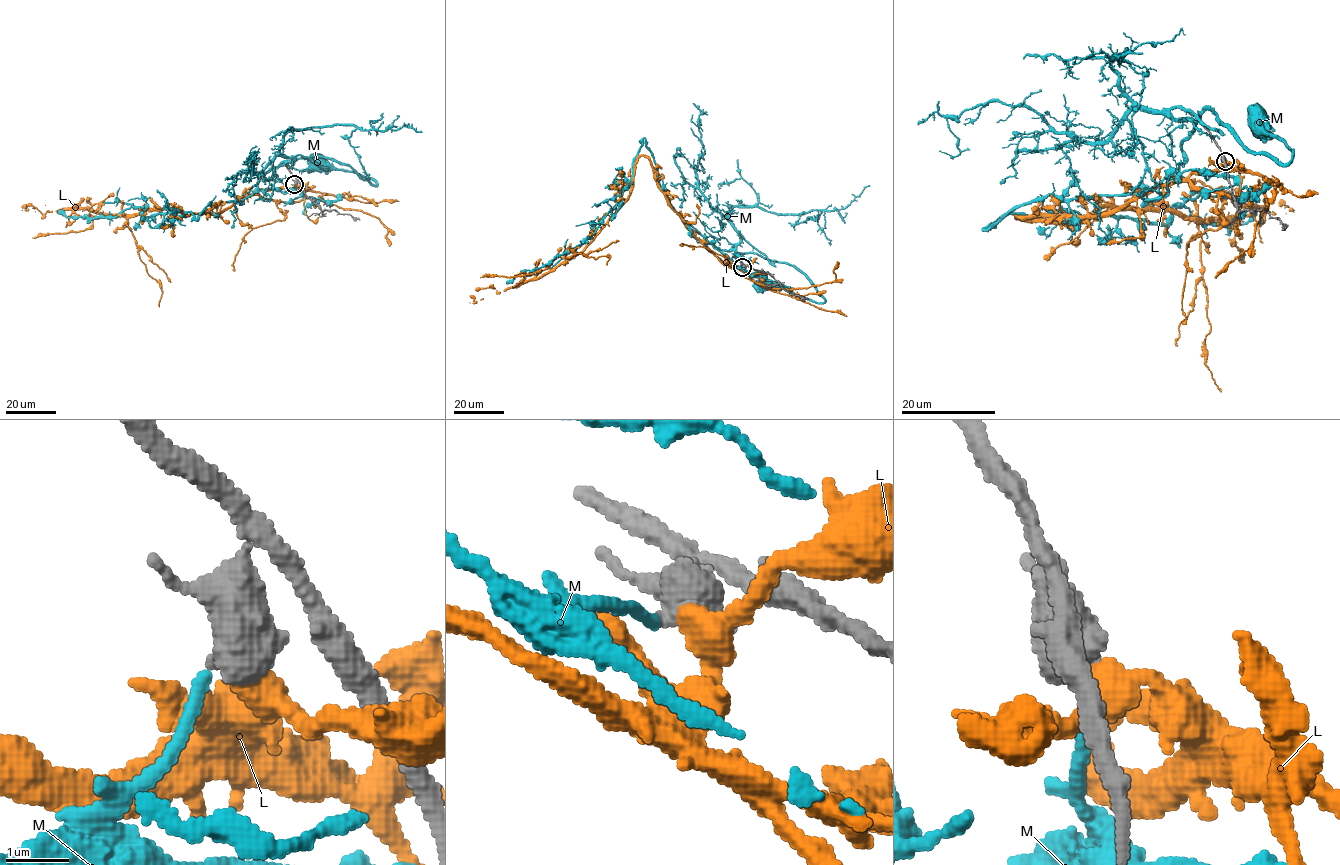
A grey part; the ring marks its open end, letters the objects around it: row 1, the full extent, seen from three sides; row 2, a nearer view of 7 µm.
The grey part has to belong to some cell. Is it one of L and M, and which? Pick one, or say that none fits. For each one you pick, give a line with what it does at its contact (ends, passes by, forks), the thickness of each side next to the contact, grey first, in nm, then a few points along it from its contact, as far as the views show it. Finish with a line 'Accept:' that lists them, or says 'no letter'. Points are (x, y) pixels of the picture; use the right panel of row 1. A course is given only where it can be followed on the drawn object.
M: it ends | 480/180 nm | via (1225, 161), (1220, 175), (1169, 173), (1142, 196), (1165, 192), (1206, 109), (1251, 150), (1289, 162), (1257, 118)
Accept: M

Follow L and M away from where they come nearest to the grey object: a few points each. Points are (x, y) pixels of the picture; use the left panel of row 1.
L: (295, 184), (261, 189), (219, 213), (42, 214), (25, 204), (35, 211)
M: (294, 184), (287, 191), (256, 190), (241, 204), (272, 168), (314, 156), (348, 164), (377, 184), (317, 161)

